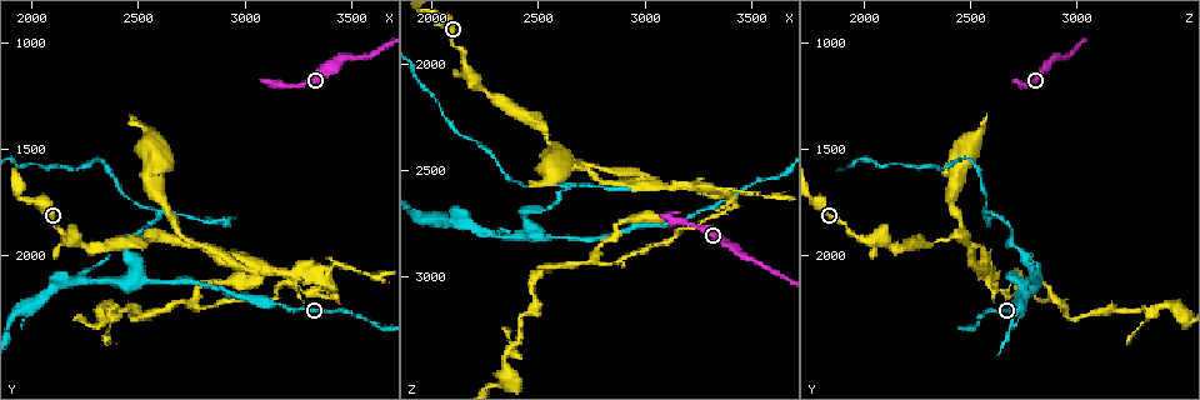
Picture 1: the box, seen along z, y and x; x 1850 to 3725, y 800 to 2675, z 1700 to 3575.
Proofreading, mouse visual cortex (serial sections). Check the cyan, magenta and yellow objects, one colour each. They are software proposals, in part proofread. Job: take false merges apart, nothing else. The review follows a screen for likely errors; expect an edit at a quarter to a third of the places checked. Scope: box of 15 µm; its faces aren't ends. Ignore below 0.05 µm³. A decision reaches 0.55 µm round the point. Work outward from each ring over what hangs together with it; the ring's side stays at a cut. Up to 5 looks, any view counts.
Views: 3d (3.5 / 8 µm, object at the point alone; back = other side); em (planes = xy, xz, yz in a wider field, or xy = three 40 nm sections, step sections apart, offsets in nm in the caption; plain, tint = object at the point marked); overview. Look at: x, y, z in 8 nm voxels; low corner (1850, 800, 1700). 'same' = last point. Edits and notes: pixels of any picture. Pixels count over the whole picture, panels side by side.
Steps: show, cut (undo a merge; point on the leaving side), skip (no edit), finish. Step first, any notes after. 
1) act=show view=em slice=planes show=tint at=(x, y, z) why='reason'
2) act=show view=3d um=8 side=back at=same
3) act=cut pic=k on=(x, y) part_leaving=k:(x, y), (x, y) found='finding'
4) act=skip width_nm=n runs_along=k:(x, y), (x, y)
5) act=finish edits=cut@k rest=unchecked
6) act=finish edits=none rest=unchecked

act=show view=3d um=3.5 at=(3360, 2120, 2590) why='three-way junction'

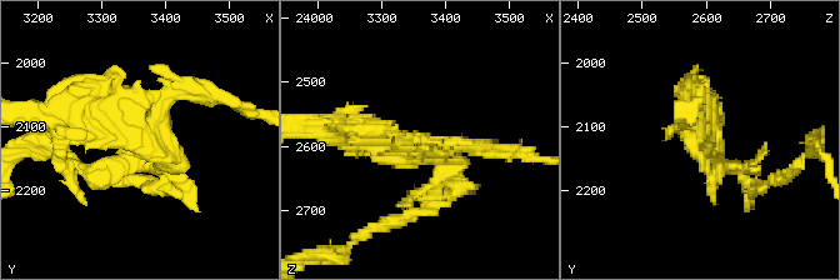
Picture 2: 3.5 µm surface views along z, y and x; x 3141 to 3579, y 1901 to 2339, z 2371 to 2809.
act=show view=em slice=planes show=tint at=(3365, 2115, 2595)

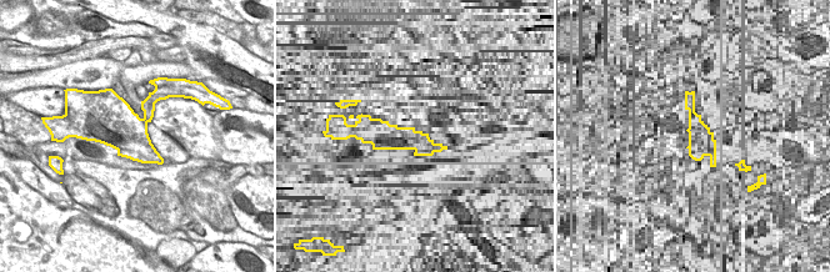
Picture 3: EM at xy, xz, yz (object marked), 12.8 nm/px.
act=skip runs_along=2:(63, 123), (143, 138), (174, 188) found='all the same cell'

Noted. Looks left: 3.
act=show view=3d um=3.5 at=(2760, 2220, 2910)

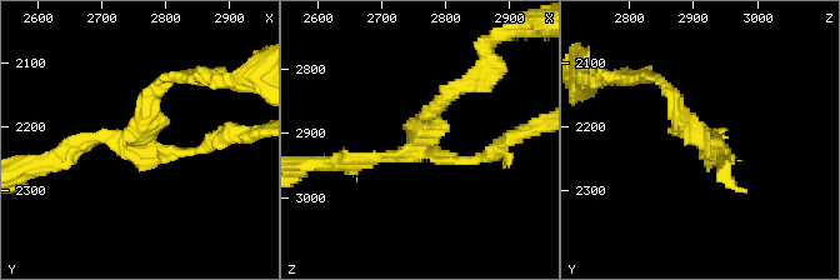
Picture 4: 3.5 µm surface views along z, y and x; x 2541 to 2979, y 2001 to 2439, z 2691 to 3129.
act=show view=em slice=xy step=1 show=tint at=(2760, 2225, 2920) arms=3 arm_widths_nm=150,150,200

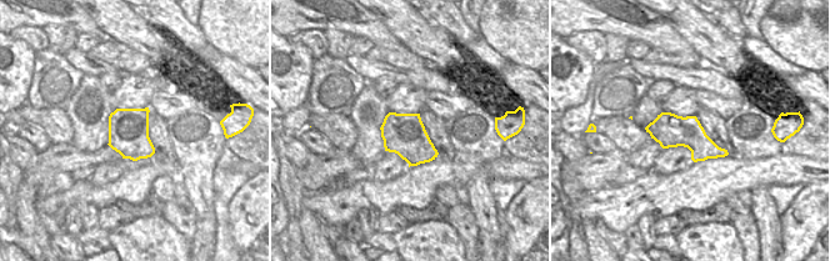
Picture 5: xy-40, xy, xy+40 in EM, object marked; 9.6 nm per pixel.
act=show view=em slice=xy step=2 show=tint at=same why='another direction'

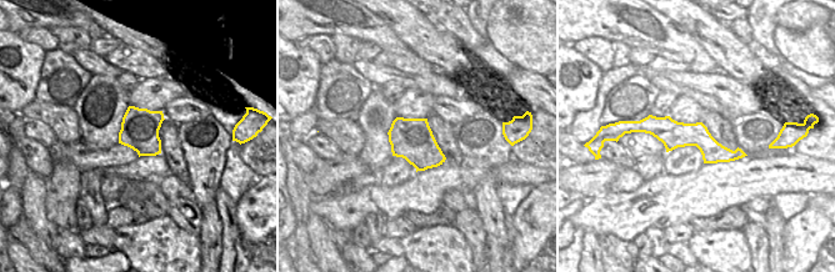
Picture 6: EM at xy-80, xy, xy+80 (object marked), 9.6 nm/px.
act=skip runs_along=4:(211, 143), (154, 158), (85, 139), (63, 158) found='all the same cell'

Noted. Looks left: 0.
act=finish edits=none rest=unchecked

